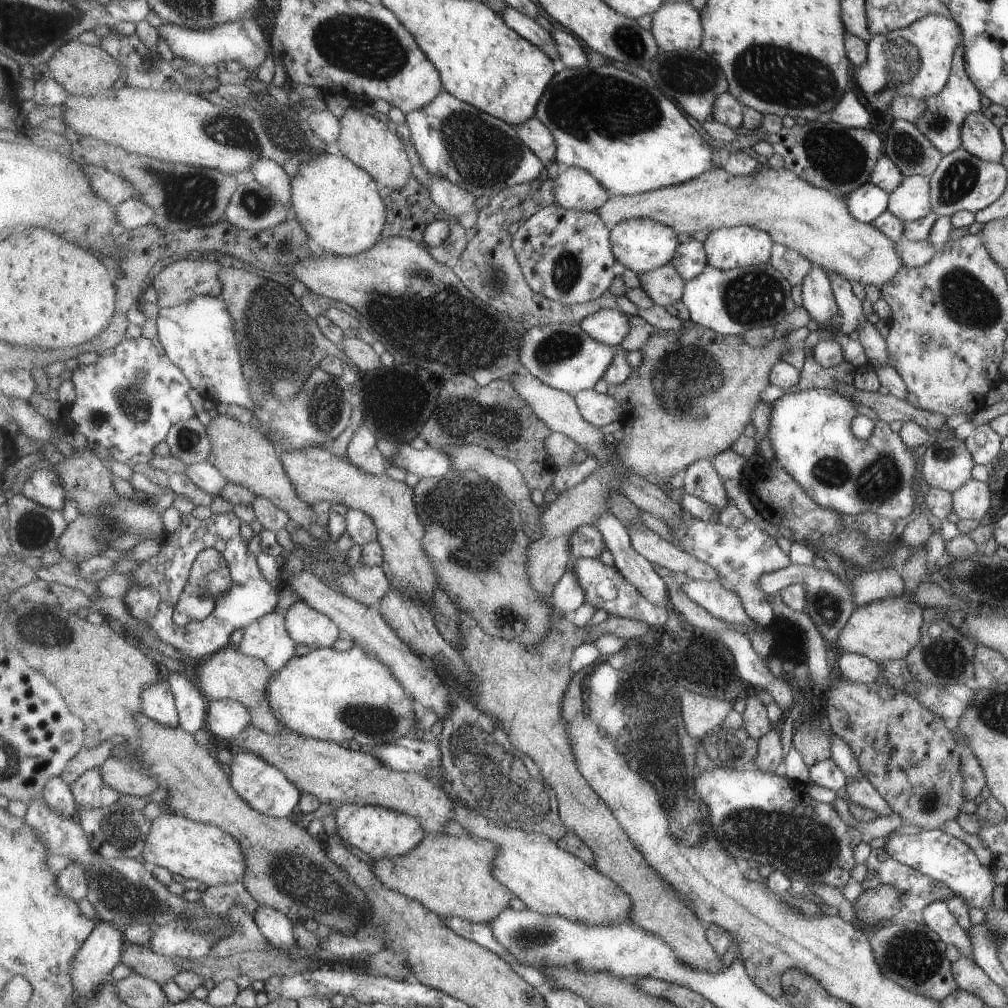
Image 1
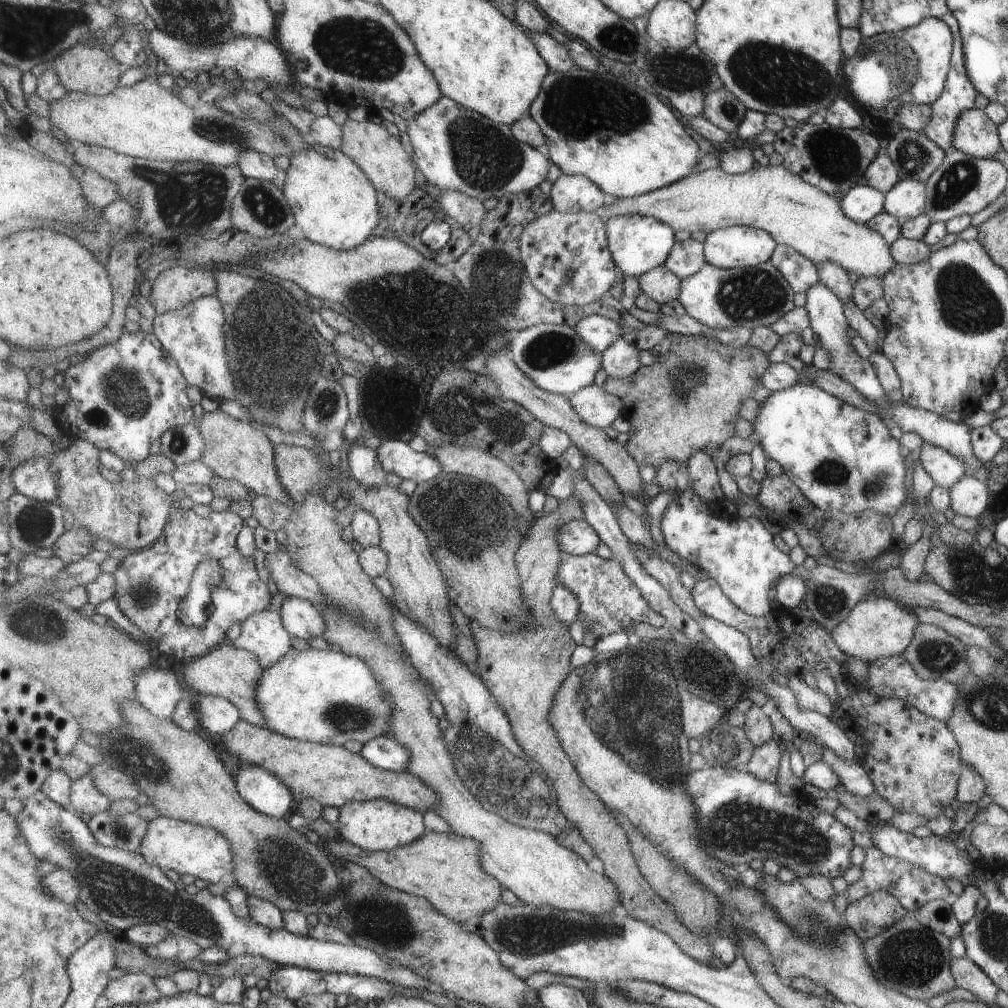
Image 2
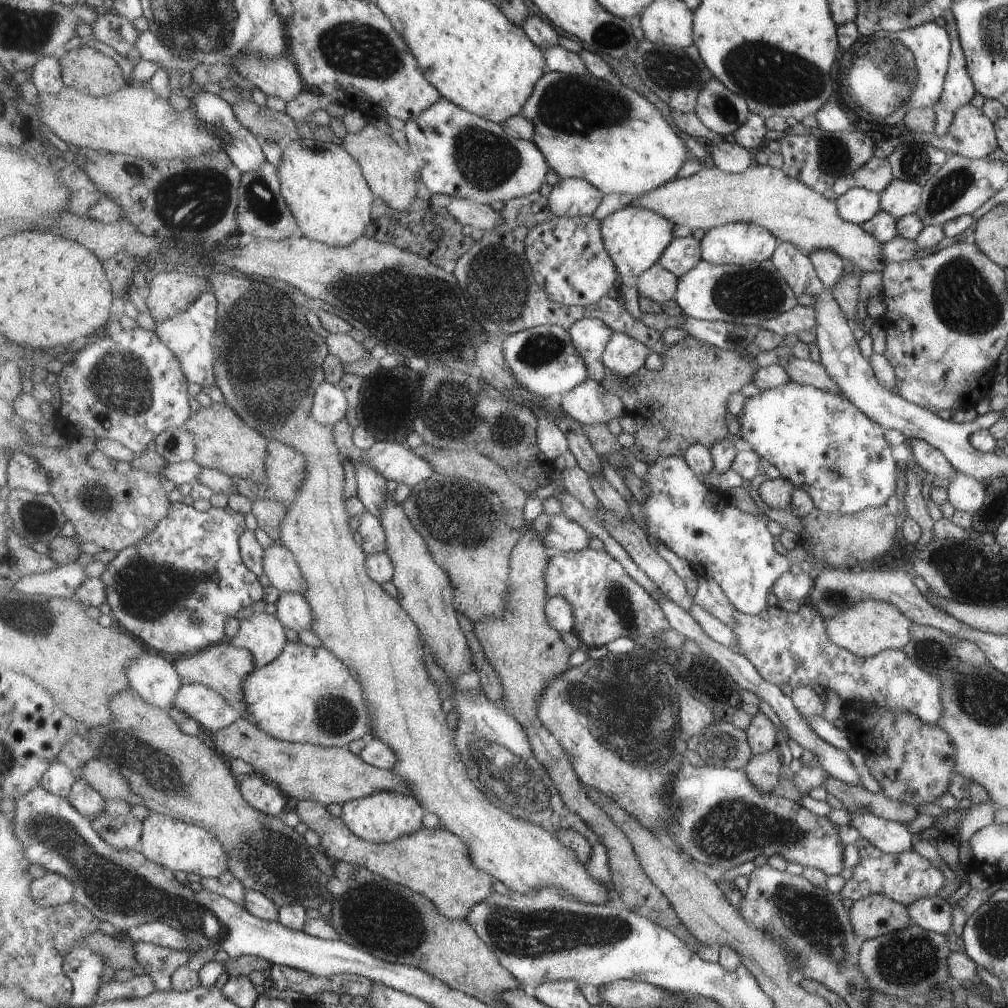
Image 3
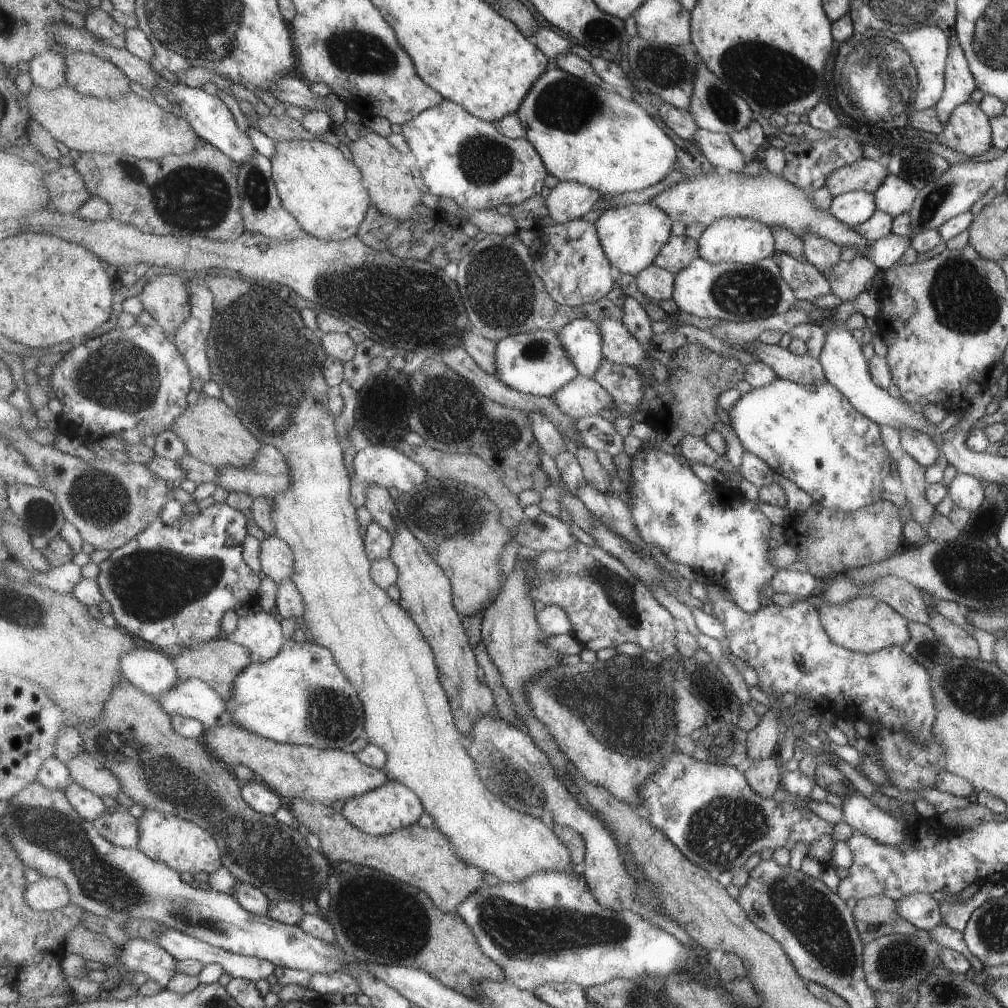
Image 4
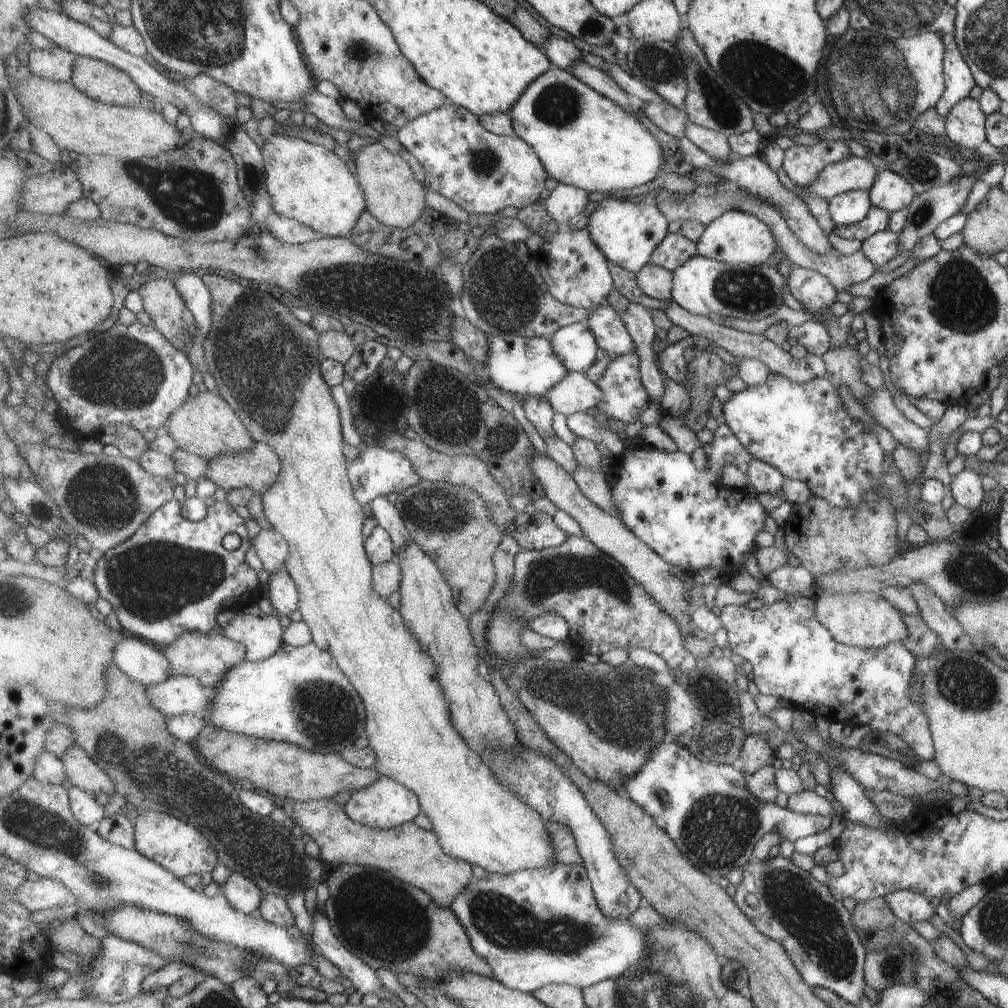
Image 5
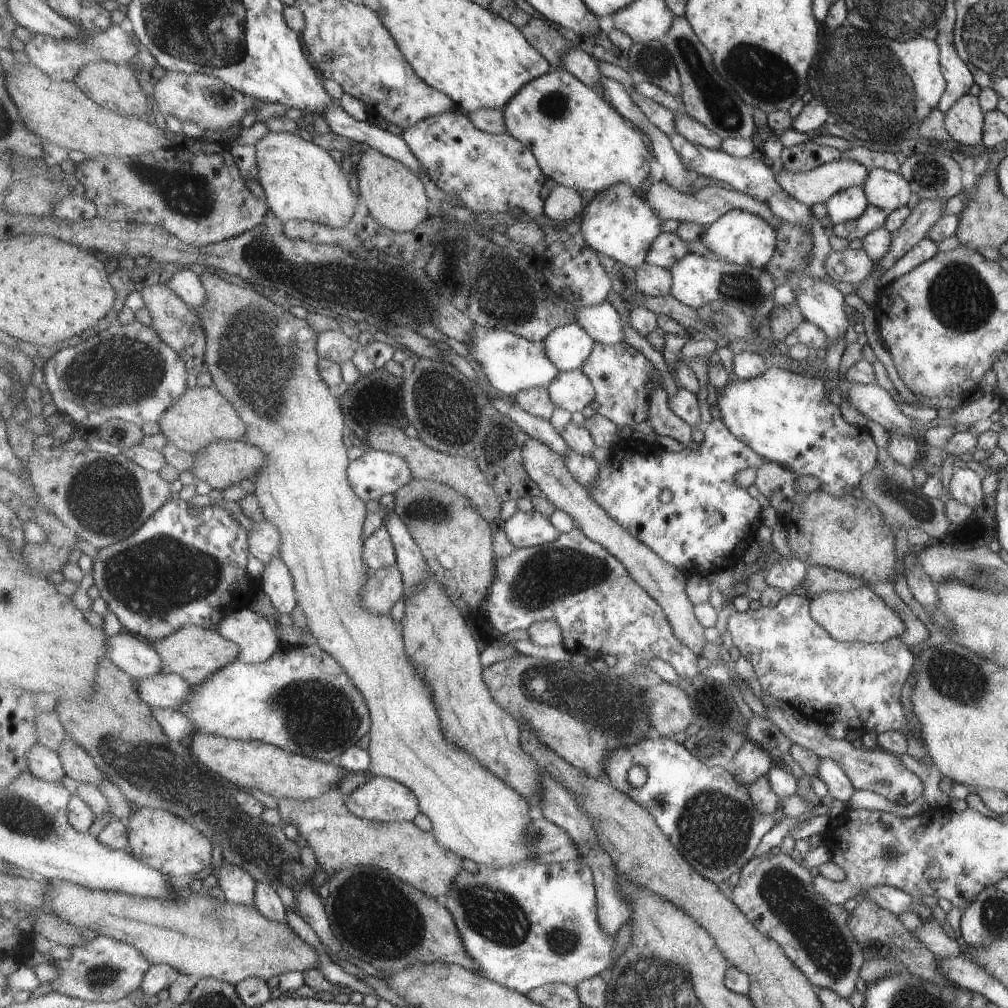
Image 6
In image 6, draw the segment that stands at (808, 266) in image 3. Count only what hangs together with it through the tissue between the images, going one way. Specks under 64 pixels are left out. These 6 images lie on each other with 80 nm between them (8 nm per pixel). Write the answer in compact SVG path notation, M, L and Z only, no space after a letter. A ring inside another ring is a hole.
M807 273L799 275L795 292L795 306L805 321L819 327L826 336L825 350L839 338L843 338L849 316L843 311L846 304L843 295L833 286L810 278Z

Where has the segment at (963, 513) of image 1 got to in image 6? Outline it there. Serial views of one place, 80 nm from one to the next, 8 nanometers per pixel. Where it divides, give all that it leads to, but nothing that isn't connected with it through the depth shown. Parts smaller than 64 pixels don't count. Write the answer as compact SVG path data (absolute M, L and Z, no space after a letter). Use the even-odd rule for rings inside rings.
M971 469L953 470L949 481L949 496L974 509L981 503L981 477Z

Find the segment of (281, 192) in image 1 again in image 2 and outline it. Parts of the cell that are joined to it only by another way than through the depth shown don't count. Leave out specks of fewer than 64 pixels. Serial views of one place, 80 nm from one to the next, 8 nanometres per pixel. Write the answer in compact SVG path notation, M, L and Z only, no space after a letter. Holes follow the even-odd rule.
M250 150L241 155L241 164L239 164L240 170L244 173L244 176L257 178L257 180L263 180L263 182L275 182L277 190L284 192L286 187L286 178L284 173L274 162L274 158L267 156L267 154L261 154L261 152L255 152Z

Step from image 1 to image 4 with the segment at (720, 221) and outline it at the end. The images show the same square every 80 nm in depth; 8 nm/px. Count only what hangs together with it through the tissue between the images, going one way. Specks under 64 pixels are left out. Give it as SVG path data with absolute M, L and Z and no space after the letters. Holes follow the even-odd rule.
M764 168L756 177L747 176L741 171L728 174L707 172L696 177L683 178L650 202L662 208L673 220L683 222L685 225L699 222L708 227L723 217L749 217L764 222L771 228L775 225L786 226L799 238L804 232L815 233L830 240L839 248L851 246L856 250L856 255L864 255L864 252L868 251L869 244L862 236L853 232L850 226L839 222L828 209L815 208L805 193L807 193L805 190L787 181L782 175L777 176Z

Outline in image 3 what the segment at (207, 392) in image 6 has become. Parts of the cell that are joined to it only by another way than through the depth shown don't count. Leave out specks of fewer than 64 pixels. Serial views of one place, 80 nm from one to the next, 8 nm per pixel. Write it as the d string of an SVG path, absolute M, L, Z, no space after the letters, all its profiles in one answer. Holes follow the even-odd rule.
M227 402L200 407L181 428L193 434L196 442L194 459L203 468L219 469L232 477L267 480L266 456L270 442L257 429L251 428Z

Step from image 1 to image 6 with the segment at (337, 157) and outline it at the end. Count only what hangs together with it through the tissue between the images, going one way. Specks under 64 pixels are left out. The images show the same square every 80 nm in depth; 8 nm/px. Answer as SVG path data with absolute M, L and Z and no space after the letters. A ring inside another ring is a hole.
M268 132L263 138L256 141L256 168L262 190L265 194L270 210L273 211L282 221L297 219L306 223L313 221L327 225L328 227L345 228L351 219L359 216L357 209L359 200L349 188L347 176L339 164L333 160L326 148L303 140L298 134Z

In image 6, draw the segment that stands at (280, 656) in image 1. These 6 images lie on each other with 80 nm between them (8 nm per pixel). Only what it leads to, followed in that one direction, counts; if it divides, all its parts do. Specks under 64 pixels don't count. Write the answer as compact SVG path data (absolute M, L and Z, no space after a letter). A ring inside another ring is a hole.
M249 609L229 610L217 625L221 636L240 646L238 659L244 663L269 660L280 647L275 621Z

